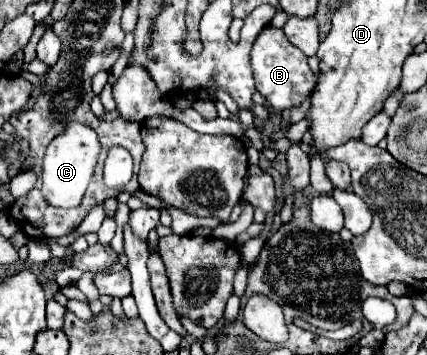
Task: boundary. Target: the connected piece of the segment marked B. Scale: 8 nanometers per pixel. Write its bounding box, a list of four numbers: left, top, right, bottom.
[252,26,316,112]

